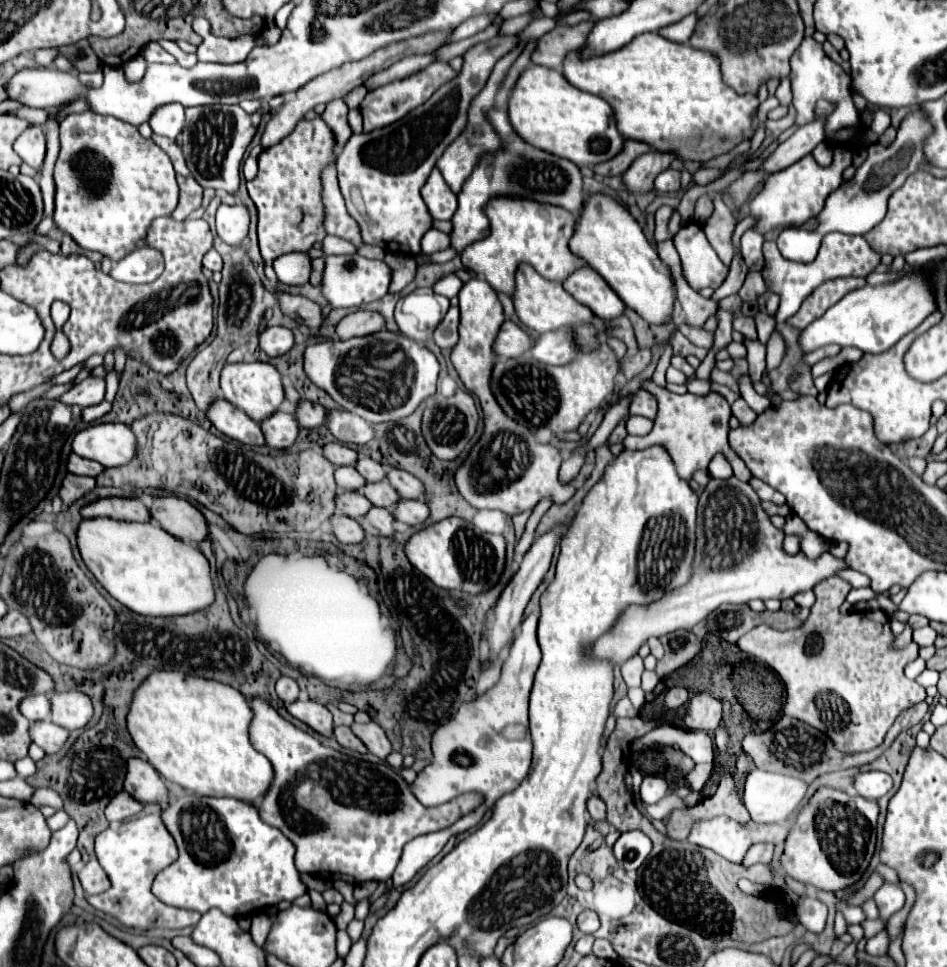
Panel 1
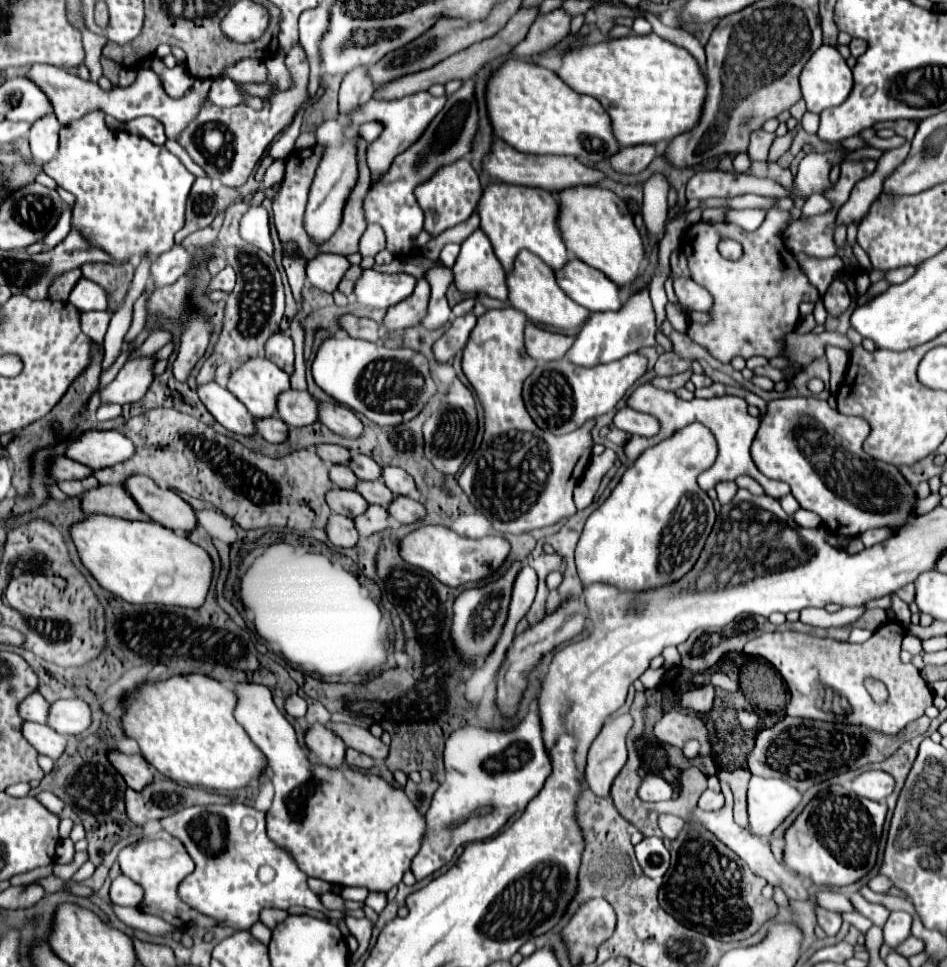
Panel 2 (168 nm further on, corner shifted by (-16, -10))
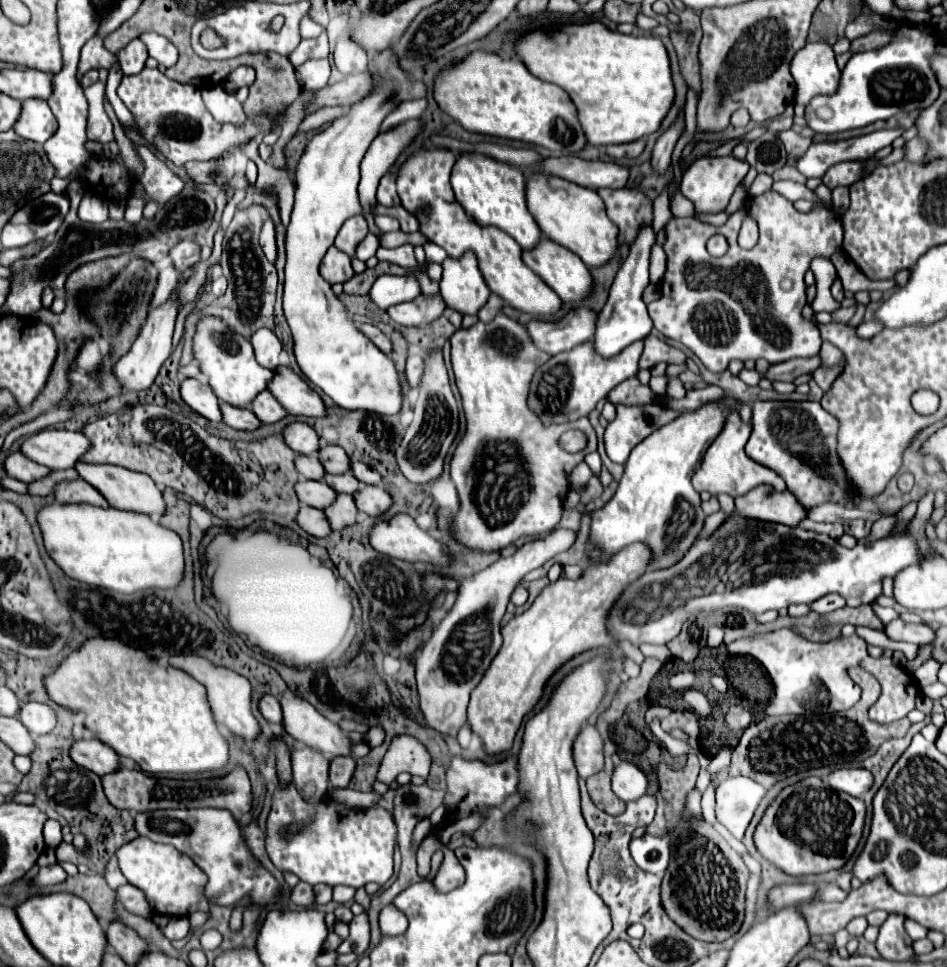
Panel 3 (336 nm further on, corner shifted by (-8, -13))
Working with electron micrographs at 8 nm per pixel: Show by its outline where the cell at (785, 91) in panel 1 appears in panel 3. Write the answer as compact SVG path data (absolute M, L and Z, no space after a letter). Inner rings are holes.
M758 173L758 177L754 179L754 183L750 185L750 189L748 189L748 195L762 195L762 193L766 193L770 187L772 187L772 177L770 175L766 175L766 173Z

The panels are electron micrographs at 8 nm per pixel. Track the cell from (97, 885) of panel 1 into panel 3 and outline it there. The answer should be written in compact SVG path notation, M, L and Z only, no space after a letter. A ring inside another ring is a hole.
M120 885L116 889L116 901L130 913L140 915L140 917L150 917L152 911L148 911L148 903L144 899L144 893L136 889L134 885Z

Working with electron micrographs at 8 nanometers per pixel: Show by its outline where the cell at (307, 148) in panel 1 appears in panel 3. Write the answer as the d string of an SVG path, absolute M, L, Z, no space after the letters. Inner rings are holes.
M354 215L354 217L350 217L350 219L344 221L344 225L342 225L342 229L340 229L340 233L338 233L334 245L336 245L340 251L344 251L346 255L354 257L358 243L360 243L366 235L368 235L368 223L366 223L366 219L364 219L362 215Z

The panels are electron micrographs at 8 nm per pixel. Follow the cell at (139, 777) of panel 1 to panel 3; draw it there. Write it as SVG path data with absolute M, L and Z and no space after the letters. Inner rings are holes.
M98 739L76 741L70 749L70 755L80 767L88 767L90 771L96 771L96 775L100 777L108 773L116 773L122 765L120 755Z

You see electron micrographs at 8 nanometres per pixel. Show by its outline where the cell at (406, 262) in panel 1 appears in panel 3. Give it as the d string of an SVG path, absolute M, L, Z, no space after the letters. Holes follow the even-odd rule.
M418 295L414 301L406 301L406 303L398 303L390 307L388 315L396 325L422 327L436 321L442 315L444 307L446 305L440 295L434 295L434 297Z

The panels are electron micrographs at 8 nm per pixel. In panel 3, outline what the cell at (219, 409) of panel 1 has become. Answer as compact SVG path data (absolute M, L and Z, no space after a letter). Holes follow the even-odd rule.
M184 379L180 385L182 399L202 417L220 423L222 421L222 411L220 411L220 401L216 399L212 387L208 383L202 383L198 379Z

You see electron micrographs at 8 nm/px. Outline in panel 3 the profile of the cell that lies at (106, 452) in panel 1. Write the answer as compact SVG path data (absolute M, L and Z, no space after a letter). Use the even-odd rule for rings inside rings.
M44 429L28 437L22 445L22 453L32 461L50 469L72 469L84 453L92 449L92 441L84 433Z

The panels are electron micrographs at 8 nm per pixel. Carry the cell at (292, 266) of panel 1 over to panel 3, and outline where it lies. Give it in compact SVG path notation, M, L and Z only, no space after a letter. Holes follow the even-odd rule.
M330 247L320 263L320 275L330 283L346 283L352 279L354 269L350 265L350 257L344 255L342 251L336 251L336 247Z

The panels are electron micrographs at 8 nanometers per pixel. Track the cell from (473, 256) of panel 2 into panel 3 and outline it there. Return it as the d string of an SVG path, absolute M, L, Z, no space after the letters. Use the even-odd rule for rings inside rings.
M466 251L458 259L446 259L442 269L440 295L444 303L462 315L476 315L490 297L490 289L478 269L476 255Z

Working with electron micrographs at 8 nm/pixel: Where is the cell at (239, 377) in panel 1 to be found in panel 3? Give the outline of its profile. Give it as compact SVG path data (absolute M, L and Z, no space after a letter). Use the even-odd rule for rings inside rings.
M202 319L198 323L198 331L194 337L194 355L200 363L202 373L208 377L208 383L214 389L216 397L234 407L252 409L252 401L260 391L268 389L268 383L274 375L270 369L258 365L250 341L228 331L228 327L220 323L220 319Z

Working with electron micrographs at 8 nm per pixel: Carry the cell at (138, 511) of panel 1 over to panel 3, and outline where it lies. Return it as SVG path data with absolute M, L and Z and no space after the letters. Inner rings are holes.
M78 479L78 481L64 481L56 487L54 497L58 503L88 503L96 507L110 507L104 495L100 495L98 489L94 489L90 483Z

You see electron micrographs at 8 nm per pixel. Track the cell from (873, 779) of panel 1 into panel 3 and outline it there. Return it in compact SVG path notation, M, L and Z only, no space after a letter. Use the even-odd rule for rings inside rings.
M840 769L834 771L830 777L830 787L836 791L844 791L854 797L864 797L874 783L874 775L868 769Z

